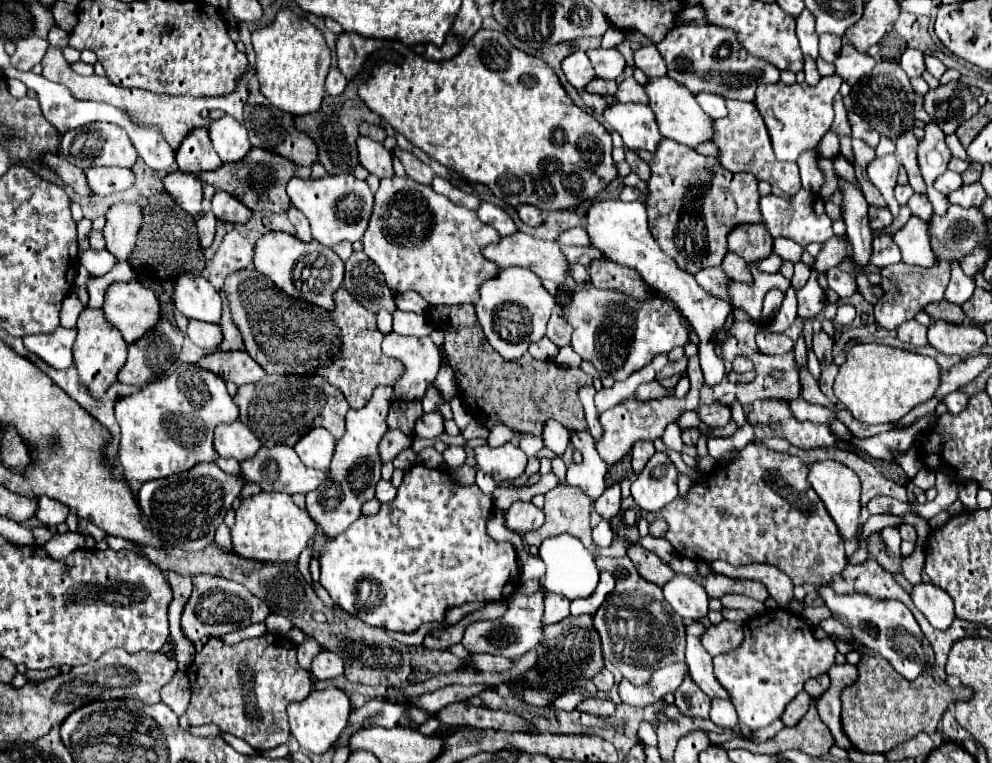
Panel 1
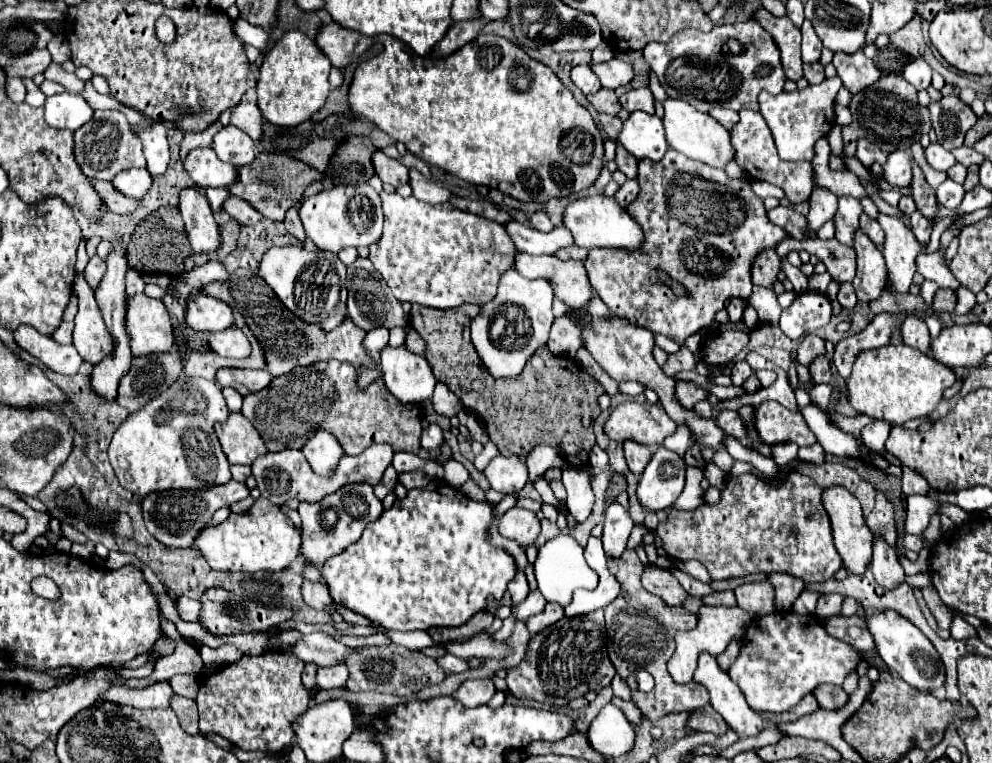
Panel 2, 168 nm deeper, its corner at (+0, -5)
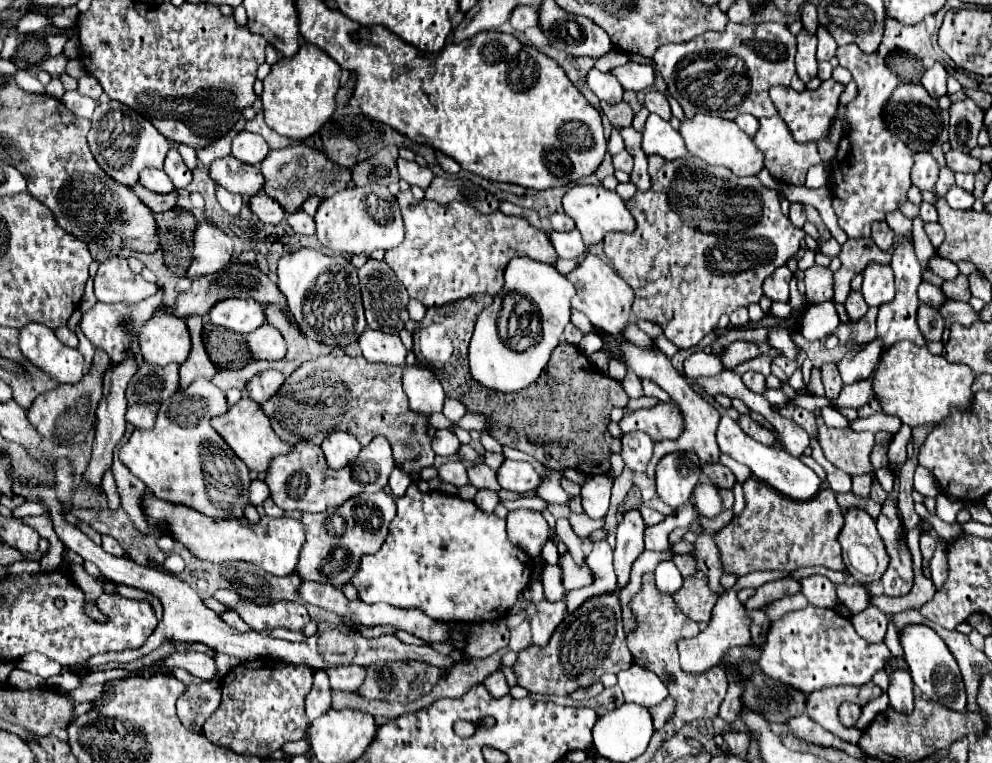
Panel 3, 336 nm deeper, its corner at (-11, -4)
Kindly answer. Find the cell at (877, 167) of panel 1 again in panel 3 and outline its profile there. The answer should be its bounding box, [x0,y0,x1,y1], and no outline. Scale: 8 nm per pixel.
[911,152,939,190]

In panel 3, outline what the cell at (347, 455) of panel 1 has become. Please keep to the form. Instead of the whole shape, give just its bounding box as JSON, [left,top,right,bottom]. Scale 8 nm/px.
[297,490,395,588]

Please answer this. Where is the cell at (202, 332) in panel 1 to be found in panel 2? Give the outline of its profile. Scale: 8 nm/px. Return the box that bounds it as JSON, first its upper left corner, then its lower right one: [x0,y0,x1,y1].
[208,327,250,359]

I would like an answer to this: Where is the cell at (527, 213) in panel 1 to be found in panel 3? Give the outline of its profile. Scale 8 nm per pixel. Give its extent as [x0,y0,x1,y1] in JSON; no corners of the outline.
[549,214,575,232]

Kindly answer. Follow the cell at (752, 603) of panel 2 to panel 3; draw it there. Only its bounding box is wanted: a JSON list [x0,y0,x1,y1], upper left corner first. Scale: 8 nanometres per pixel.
[747,578,801,608]

